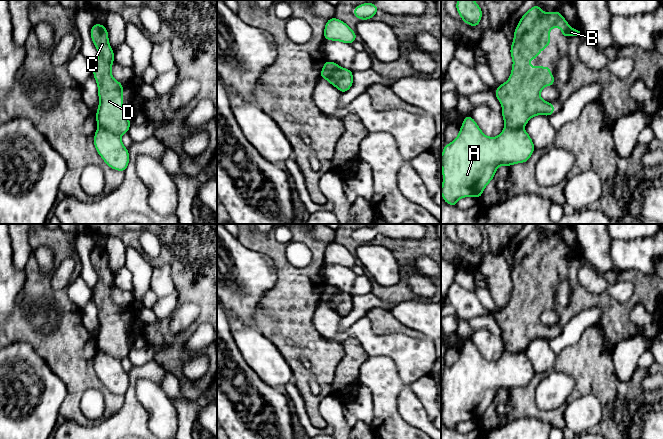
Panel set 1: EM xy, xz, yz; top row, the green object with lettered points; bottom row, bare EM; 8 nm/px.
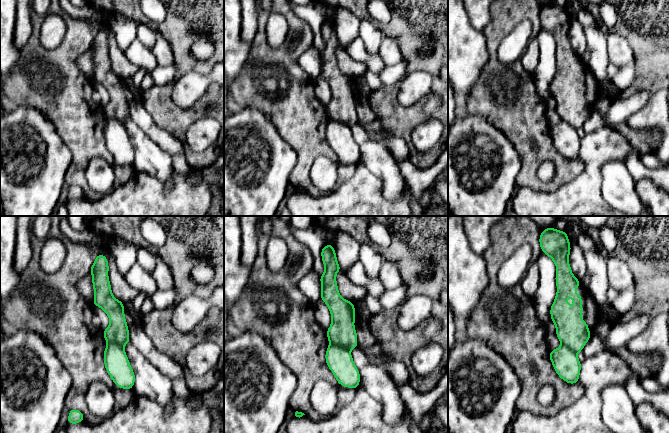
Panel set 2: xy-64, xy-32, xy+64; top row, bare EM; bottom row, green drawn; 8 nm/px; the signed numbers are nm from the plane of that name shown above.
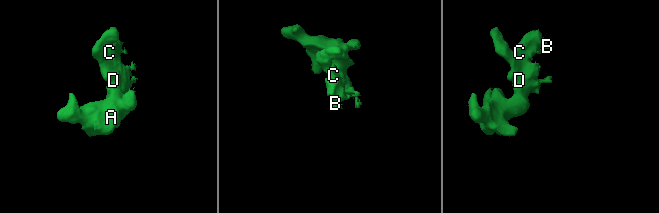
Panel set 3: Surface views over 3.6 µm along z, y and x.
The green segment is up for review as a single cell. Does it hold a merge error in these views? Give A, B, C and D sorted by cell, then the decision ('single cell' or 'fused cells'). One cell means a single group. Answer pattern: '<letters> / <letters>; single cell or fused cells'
A / B C D; fused cells

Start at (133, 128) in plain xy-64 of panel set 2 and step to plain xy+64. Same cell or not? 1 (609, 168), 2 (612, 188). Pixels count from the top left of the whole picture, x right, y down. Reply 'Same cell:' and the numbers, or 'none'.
Same cell: 1, 2

